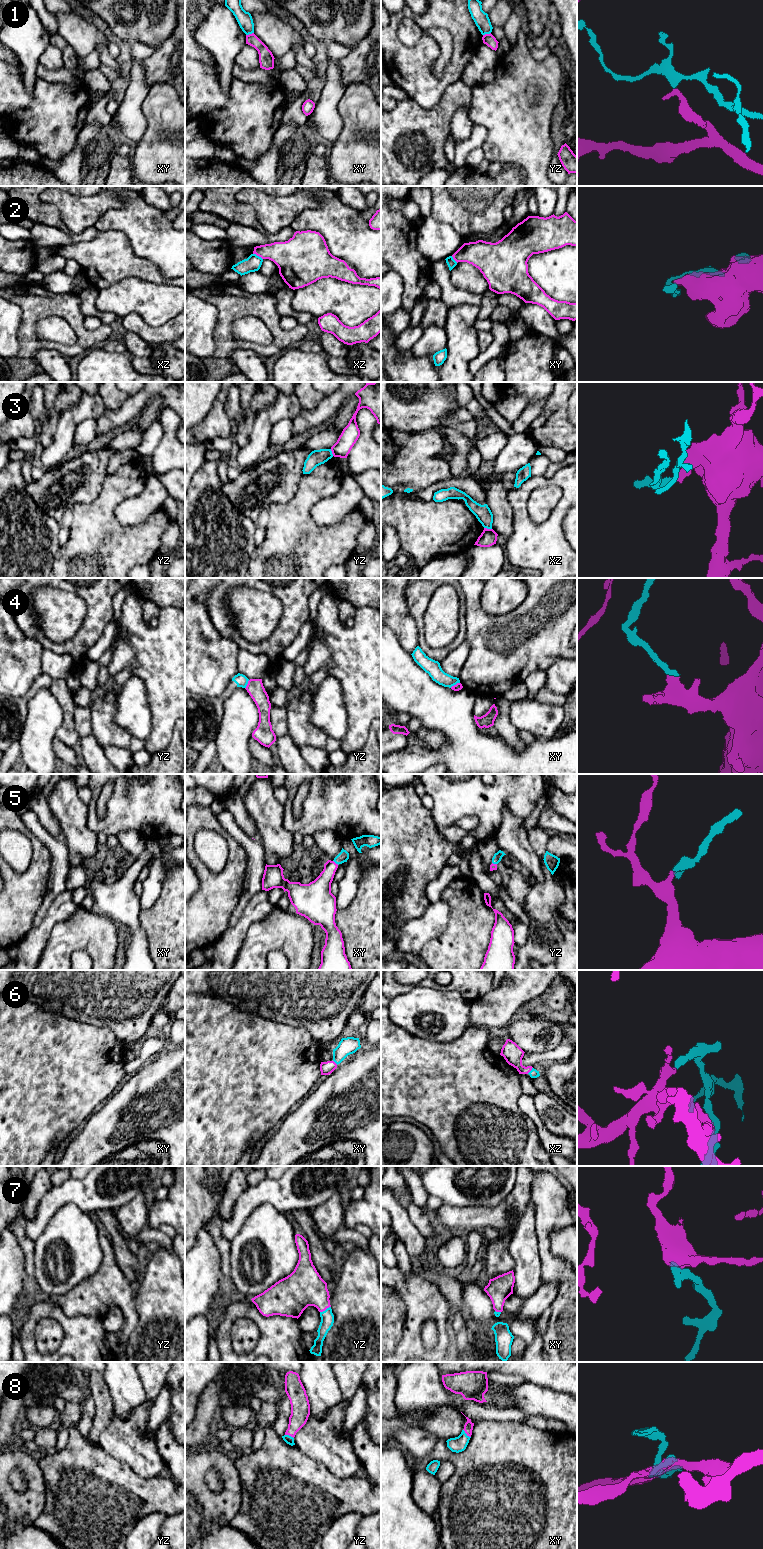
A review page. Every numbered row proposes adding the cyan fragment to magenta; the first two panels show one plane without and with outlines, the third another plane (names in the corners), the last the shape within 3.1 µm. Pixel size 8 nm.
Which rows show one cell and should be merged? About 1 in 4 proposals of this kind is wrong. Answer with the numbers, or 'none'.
5, 6, 7, 8

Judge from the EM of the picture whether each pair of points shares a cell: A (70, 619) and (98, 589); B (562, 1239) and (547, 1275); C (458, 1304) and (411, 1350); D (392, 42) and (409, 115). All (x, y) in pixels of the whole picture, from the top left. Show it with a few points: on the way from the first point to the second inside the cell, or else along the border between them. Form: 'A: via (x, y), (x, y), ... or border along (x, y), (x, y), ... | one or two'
A: border along (64, 590), (76, 594), (85, 604), (81, 626) | two
B: border along (551, 1233), (551, 1252), (566, 1261) | two
C: border along (440, 1289), (453, 1309) | two
D: border along (411, 98), (424, 108), (433, 107) | two

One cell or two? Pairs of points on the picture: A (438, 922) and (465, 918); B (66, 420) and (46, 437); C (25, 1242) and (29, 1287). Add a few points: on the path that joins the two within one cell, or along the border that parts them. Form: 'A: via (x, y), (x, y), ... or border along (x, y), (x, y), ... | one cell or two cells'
A: border along (440, 898), (448, 905), (449, 921), (434, 938) | two cells
B: border along (61, 414), (53, 440), (44, 447) | two cells
C: via (29, 1253), (30, 1276) | one cell

